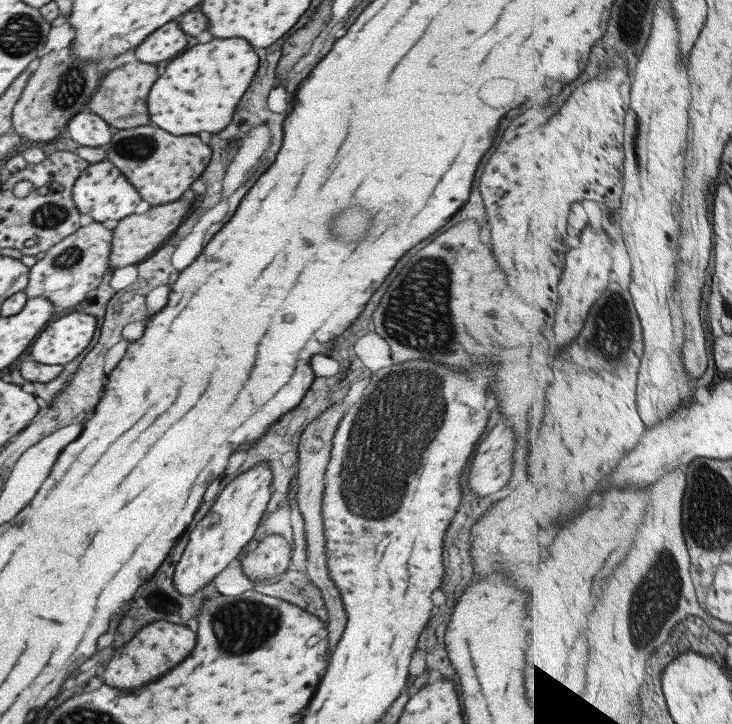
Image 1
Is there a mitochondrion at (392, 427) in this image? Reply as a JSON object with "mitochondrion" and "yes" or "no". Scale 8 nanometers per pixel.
{"mitochondrion":"yes"}

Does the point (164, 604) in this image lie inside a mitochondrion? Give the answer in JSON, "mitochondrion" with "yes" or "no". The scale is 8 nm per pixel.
{"mitochondrion":"yes"}

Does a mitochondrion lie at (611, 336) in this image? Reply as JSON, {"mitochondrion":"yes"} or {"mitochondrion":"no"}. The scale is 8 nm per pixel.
{"mitochondrion":"yes"}

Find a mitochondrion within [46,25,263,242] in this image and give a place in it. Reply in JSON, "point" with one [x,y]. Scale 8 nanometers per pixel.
{"point":[71,85]}

